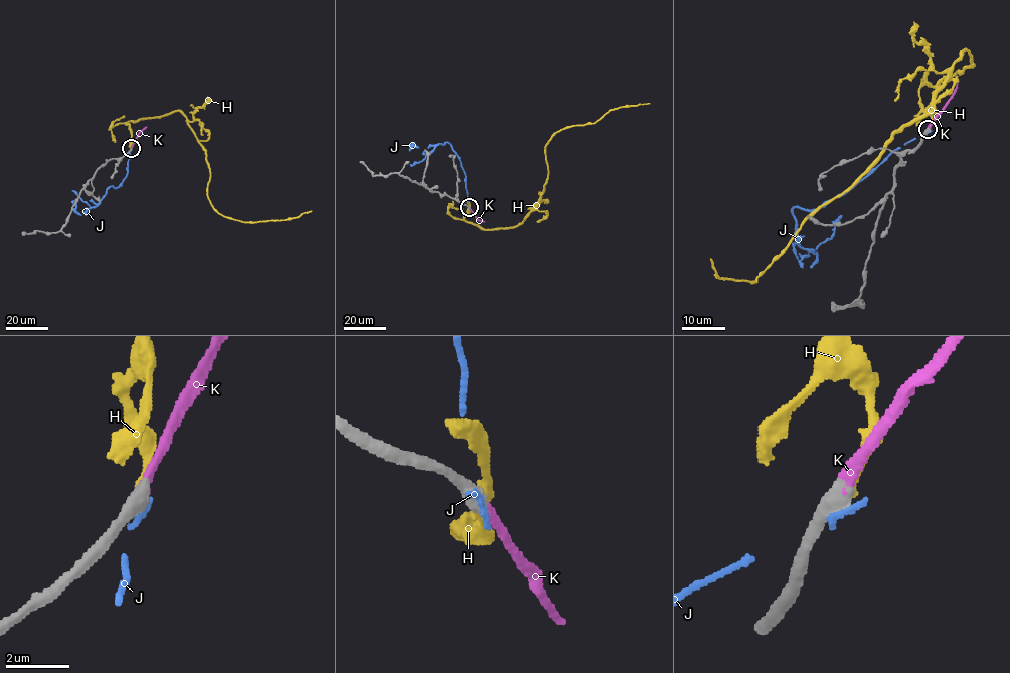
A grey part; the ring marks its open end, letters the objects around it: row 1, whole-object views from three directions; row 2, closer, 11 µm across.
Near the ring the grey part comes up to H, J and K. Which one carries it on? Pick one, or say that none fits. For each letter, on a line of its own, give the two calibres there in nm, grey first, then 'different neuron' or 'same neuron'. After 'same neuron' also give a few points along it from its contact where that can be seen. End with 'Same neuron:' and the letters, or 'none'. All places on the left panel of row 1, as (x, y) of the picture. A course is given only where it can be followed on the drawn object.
H: calibres 600 and 190 nm; different neuron
J: calibres 650 and 190 nm; different neuron
K: calibres 600 and 320 nm; same neuron; course (131, 149), (138, 134), (147, 127)
Same neuron: K

